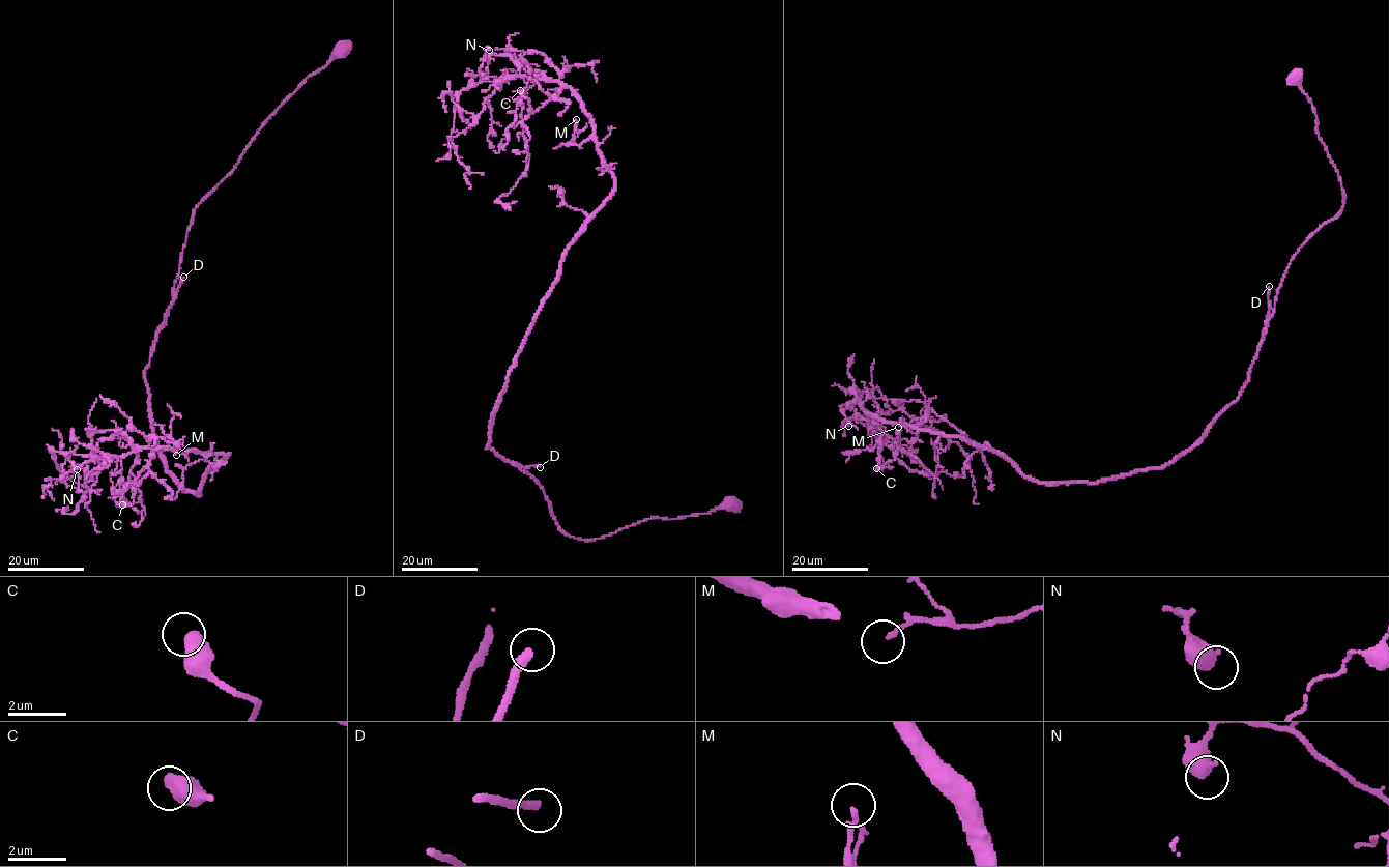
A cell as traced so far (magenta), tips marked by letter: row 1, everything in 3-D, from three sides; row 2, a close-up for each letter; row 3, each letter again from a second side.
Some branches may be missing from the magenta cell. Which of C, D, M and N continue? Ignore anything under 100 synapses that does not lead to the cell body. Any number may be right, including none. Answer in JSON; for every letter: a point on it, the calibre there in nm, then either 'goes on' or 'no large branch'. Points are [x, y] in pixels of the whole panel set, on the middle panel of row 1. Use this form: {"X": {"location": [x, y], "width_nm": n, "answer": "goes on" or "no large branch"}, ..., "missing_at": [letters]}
{"C": {"location": [520, 90], "width_nm": 600, "answer": "no large branch"}, "D": {"location": [540, 467], "width_nm": 280, "answer": "goes on"}, "M": {"location": [576, 119], "width_nm": 150, "answer": "no large branch"}, "N": {"location": [489, 50], "width_nm": 550, "answer": "no large branch"}, "missing_at": ["D"]}

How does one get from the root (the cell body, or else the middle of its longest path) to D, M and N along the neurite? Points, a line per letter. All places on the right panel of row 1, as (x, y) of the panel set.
D: (1297, 80), (1310, 103), (1318, 137), (1344, 200), (1336, 217), (1293, 257), (1268, 318), (1269, 286)
M: (1297, 80), (1343, 207), (1198, 440), (1040, 483), (924, 417), (898, 427)
N: (1297, 80), (1343, 207), (1187, 450), (1040, 483), (958, 436), (848, 426)

